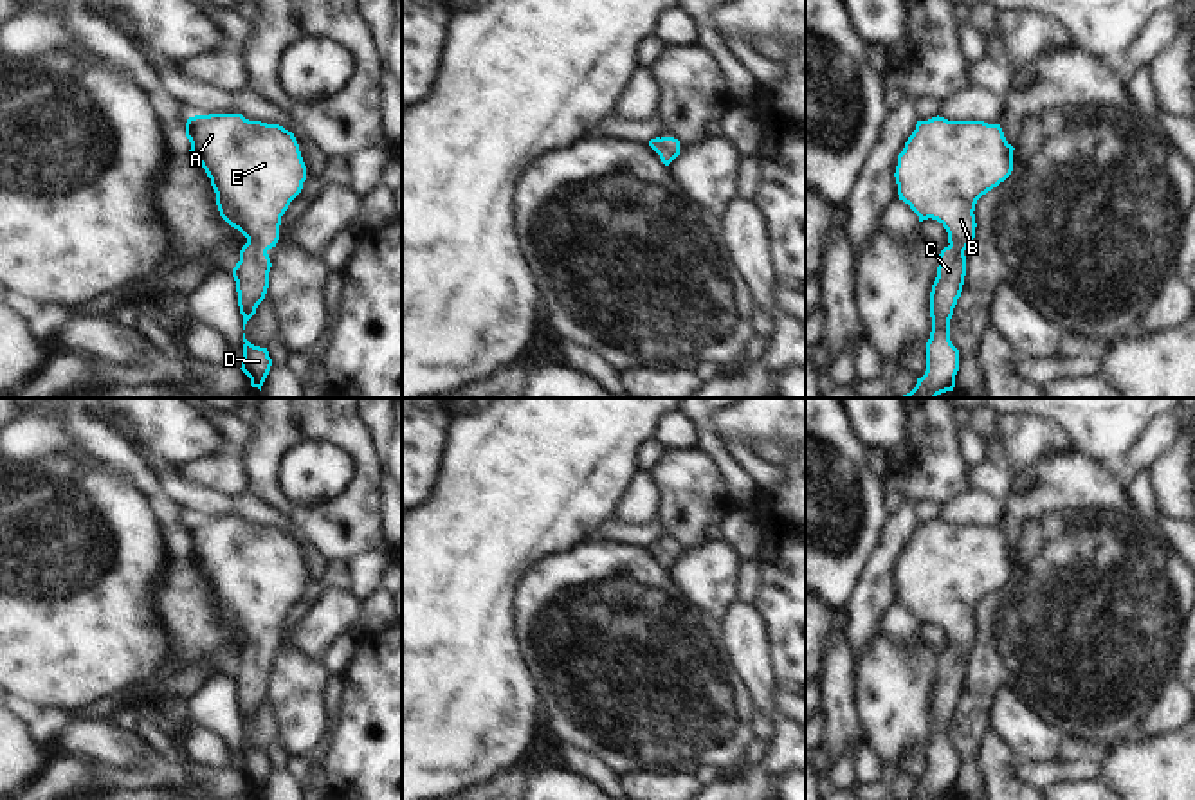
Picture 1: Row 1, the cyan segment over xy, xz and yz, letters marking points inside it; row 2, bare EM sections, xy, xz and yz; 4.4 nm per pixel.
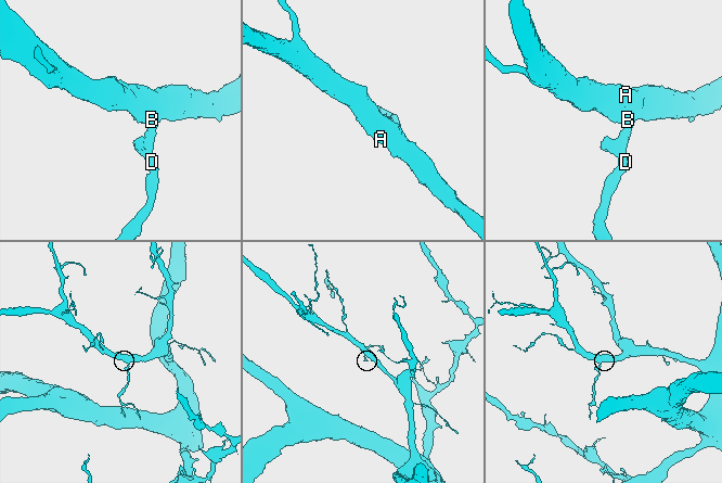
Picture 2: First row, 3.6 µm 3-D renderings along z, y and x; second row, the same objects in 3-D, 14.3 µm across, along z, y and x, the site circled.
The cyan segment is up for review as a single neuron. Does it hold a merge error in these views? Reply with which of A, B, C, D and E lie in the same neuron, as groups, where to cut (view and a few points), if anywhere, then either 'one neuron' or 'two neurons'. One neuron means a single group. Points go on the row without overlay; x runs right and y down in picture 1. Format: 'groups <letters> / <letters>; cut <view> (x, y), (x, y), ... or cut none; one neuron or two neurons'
groups A B C D E; cut none; one neuron

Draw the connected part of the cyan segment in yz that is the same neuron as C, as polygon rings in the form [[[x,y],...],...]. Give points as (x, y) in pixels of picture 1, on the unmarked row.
[[[917,524],[898,559],[899,604],[923,623],[937,623],[948,636],[930,695],[932,735],[926,746],[926,775],[903,800],[937,800],[953,795],[959,753],[950,744],[950,723],[961,701],[966,659],[975,641],[977,604],[1013,575],[1013,550],[1000,528],[984,524]]]

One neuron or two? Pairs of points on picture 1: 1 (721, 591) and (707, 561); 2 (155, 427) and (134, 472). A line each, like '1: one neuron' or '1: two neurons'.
1: one neuron
2: two neurons

